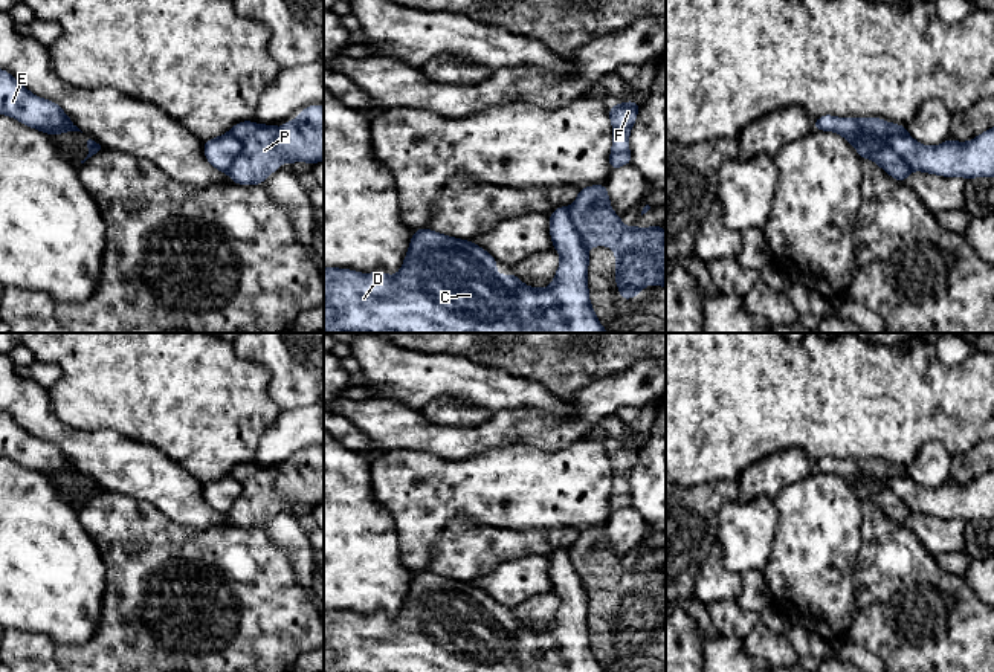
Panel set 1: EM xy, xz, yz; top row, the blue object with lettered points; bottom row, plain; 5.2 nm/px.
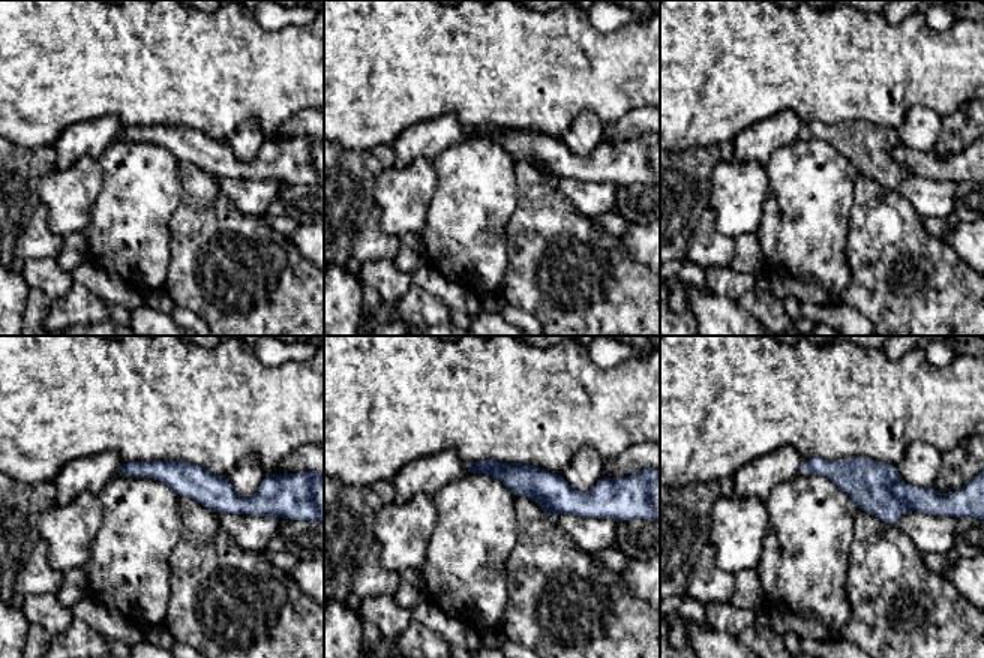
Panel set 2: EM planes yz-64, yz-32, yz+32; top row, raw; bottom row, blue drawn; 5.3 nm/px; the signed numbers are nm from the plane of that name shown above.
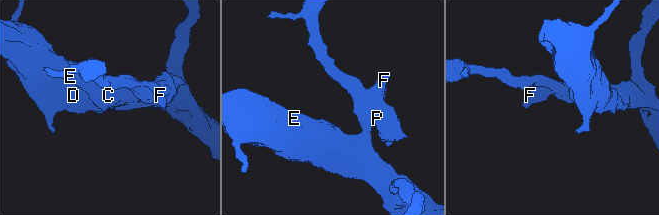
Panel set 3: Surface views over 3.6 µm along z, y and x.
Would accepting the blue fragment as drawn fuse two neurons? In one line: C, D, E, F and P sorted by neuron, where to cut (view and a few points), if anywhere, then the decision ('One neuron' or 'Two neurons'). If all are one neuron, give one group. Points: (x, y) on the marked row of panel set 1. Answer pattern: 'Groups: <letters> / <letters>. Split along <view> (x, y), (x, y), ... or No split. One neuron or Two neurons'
Groups: C D E / F P. Split along yz (886, 132), (884, 142), (912, 170). Two neurons

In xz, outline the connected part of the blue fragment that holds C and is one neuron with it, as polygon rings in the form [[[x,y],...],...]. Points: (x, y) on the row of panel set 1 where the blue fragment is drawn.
[[[559,206],[548,217],[550,237],[553,247],[560,255],[560,266],[556,270],[553,284],[544,289],[525,286],[515,273],[498,275],[496,258],[469,240],[453,238],[444,234],[438,234],[428,228],[417,229],[412,234],[408,254],[397,275],[389,276],[385,272],[359,273],[351,269],[324,267],[324,333],[608,333],[599,322],[597,315],[589,301],[588,290],[588,266],[589,255],[588,246],[583,237],[577,232],[568,206]]]

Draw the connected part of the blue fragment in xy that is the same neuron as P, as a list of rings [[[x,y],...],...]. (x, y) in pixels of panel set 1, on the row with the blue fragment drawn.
[[[315,104],[304,107],[295,121],[286,121],[278,130],[275,124],[261,125],[243,121],[231,128],[240,142],[241,154],[235,157],[228,176],[238,185],[261,185],[267,177],[279,170],[282,162],[293,165],[298,160],[315,165],[324,160],[324,105]]]

